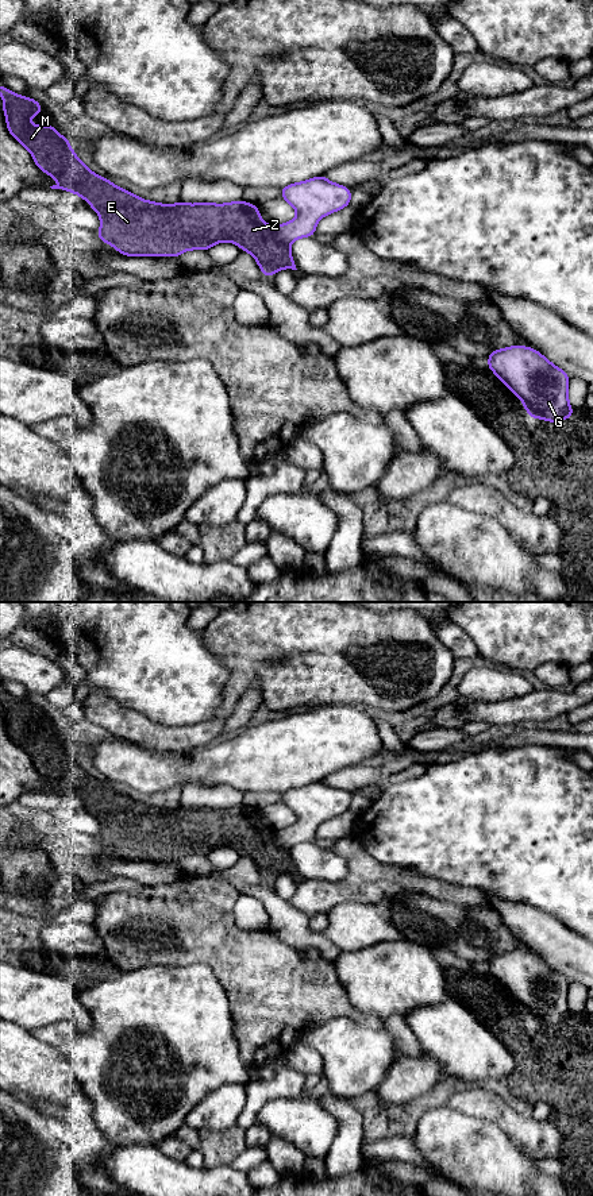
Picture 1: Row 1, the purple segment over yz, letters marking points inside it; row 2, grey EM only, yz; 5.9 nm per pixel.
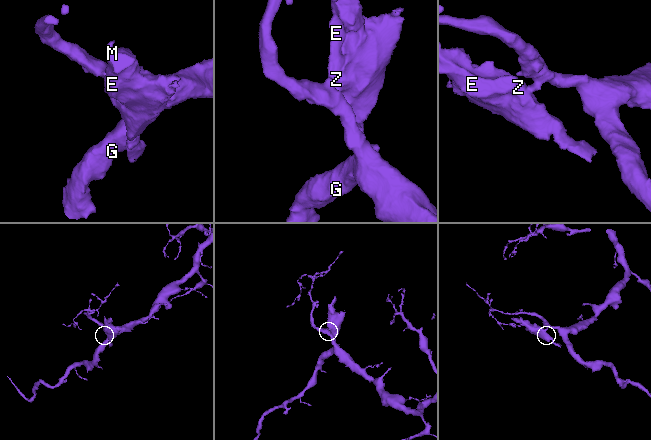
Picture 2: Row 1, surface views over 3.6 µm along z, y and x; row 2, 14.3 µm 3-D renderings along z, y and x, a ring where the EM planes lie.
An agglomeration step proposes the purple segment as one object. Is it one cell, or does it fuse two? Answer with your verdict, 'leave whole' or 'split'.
split

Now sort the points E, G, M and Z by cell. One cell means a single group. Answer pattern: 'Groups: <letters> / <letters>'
Groups: E M Z / G

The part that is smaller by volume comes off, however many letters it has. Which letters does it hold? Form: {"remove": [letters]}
{"remove": ["E", "M", "Z"]}

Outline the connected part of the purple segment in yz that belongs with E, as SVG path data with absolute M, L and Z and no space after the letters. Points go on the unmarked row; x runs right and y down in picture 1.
M0 690L3 715L9 738L32 760L36 771L59 790L51 794L63 794L81 800L99 818L101 832L97 841L127 861L180 861L188 854L209 854L219 846L232 846L240 854L250 857L262 875L270 881L281 873L297 875L289 850L276 842L276 832L262 826L258 811L240 805L228 809L185 809L173 810L146 806L128 795L118 792L109 784L91 776L72 755L68 740L62 742L54 732L31 730L30 722L39 719L43 713L31 702L23 702Z

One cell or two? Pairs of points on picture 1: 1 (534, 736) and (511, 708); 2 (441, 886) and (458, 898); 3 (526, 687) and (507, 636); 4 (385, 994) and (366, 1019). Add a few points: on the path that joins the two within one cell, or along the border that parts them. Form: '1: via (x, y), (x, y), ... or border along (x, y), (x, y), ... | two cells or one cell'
1: border along (536, 725), (518, 725), (507, 730) | two cells
2: via (445, 890), (454, 894) | one cell
3: border along (489, 664), (497, 664), (520, 672) | two cells
4: border along (346, 994), (358, 1009), (372, 1013), (382, 1021) | two cells

